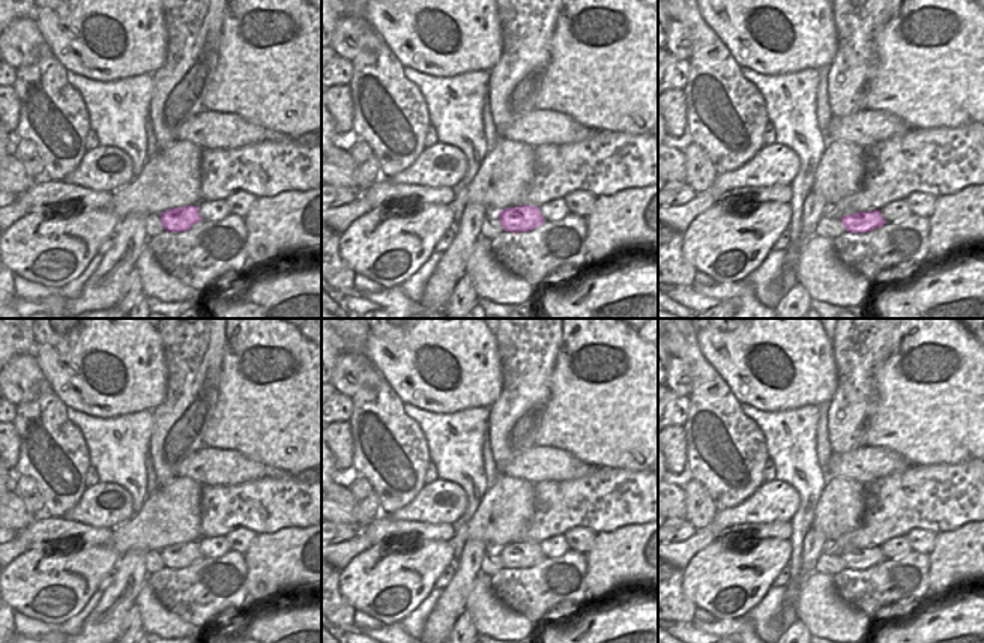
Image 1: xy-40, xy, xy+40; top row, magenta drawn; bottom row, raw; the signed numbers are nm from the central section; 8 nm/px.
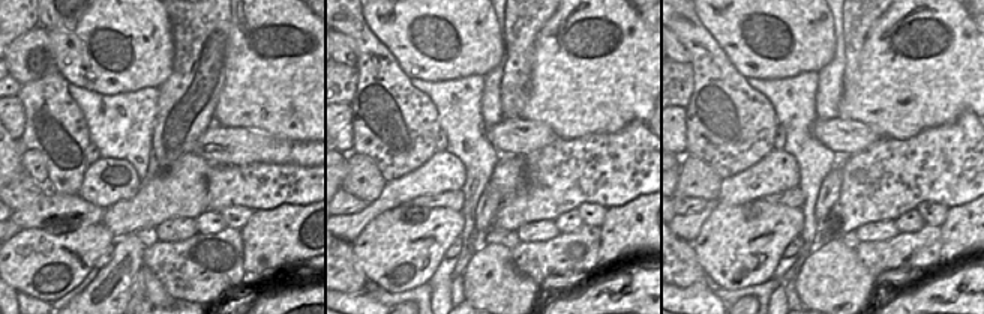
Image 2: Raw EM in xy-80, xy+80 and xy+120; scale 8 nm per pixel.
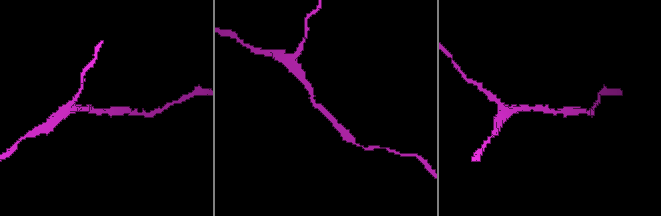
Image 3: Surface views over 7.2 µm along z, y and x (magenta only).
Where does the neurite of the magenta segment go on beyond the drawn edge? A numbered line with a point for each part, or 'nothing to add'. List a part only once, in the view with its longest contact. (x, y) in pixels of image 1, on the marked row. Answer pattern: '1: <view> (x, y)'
nothing to add

